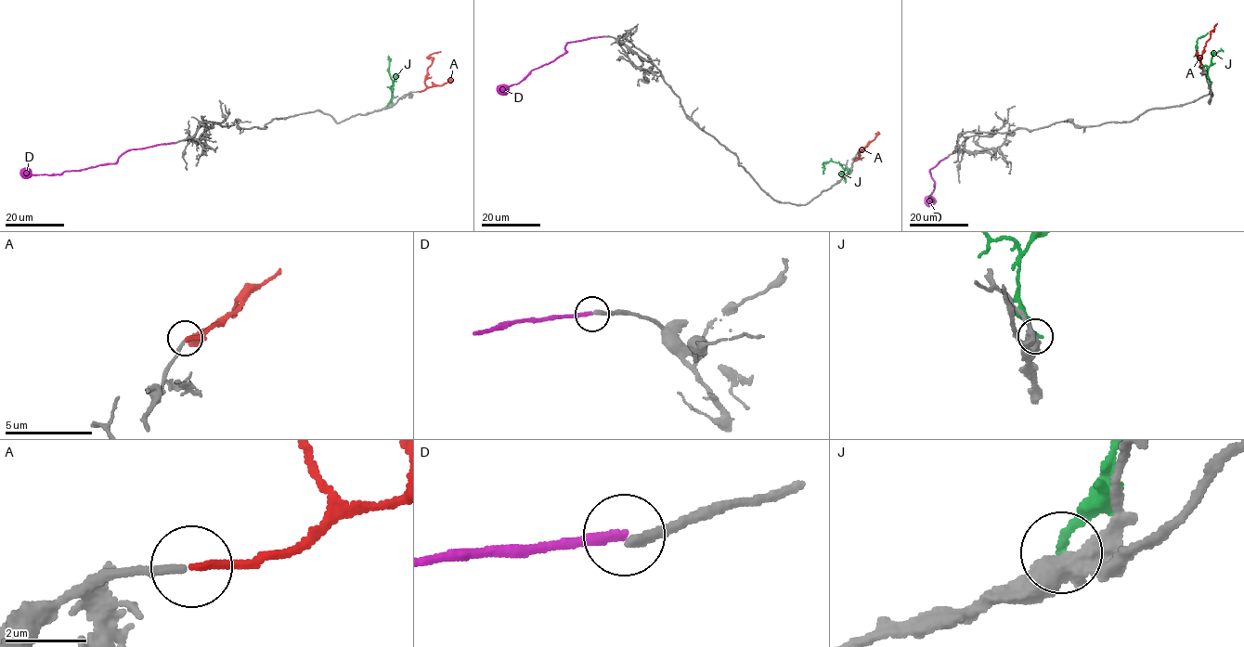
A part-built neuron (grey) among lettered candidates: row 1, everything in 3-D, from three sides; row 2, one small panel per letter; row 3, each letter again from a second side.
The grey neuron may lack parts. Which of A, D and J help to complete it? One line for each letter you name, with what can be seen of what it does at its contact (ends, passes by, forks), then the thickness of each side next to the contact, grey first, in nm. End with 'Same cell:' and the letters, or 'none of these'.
A: it ends | 190/180 nm
Same cell: A

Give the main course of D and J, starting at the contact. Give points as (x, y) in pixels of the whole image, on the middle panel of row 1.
D: (603, 36), (567, 42), (564, 53), (531, 70), (502, 93), (497, 92)
J: (848, 173), (837, 161), (830, 161), (822, 163), (822, 174)

